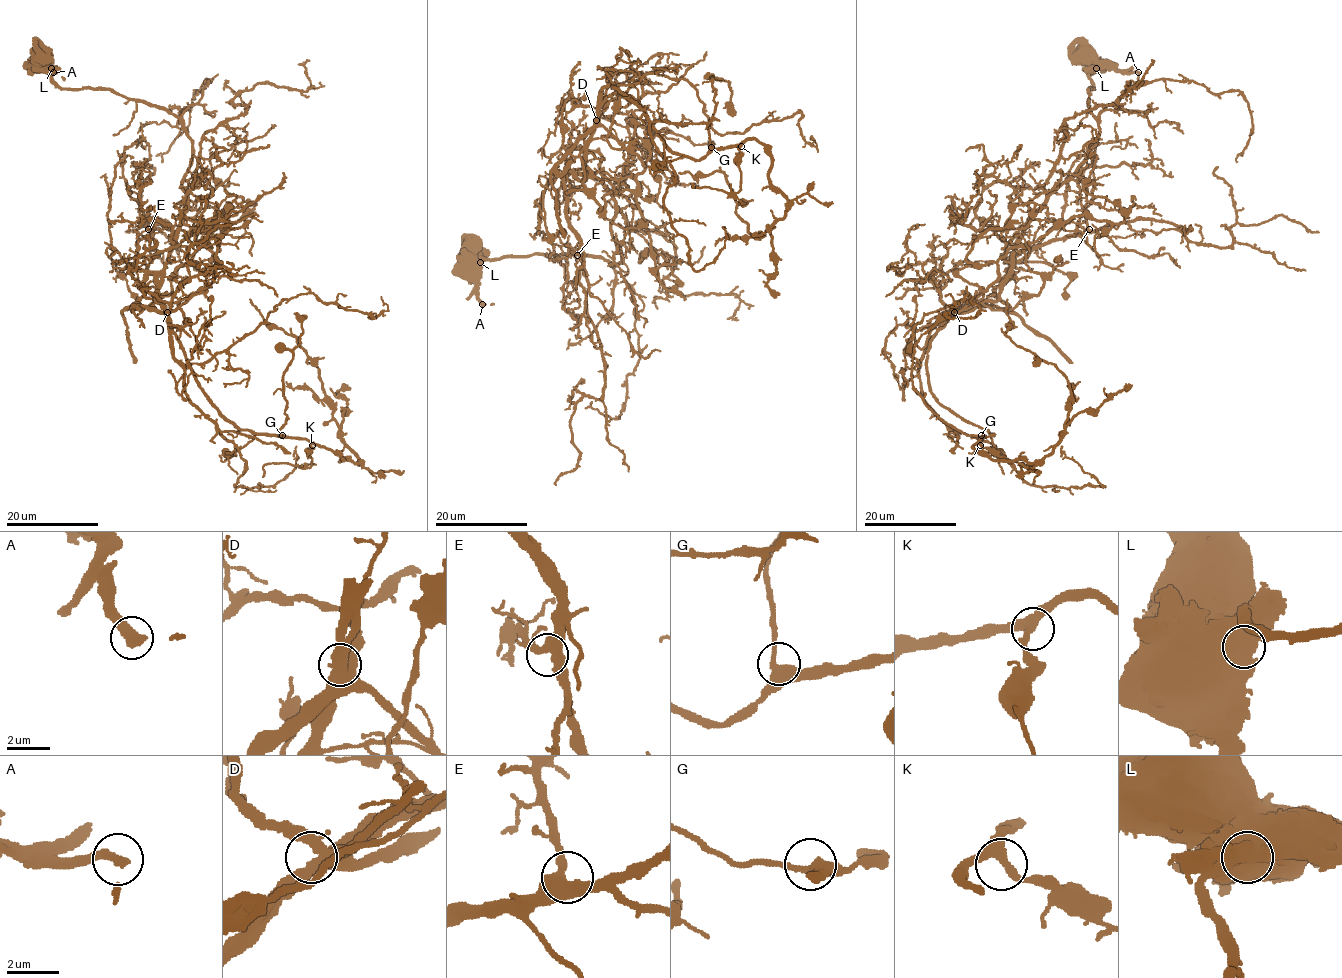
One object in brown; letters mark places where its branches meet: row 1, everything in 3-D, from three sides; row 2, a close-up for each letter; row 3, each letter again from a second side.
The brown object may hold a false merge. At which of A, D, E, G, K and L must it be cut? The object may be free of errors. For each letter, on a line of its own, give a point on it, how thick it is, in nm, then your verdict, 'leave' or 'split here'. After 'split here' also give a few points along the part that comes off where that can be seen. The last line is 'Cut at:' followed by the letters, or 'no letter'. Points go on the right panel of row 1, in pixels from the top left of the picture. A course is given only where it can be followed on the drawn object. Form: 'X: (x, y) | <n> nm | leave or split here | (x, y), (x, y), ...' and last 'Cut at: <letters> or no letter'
A: (1138, 72) | 500 nm | leave
D: (954, 312) | 480 nm | leave
E: (1089, 229) | 380 nm | leave
G: (981, 435) | 400 nm | leave
K: (980, 445) | 320 nm | leave
L: (1096, 68) | 1250 nm | split here | (1095, 68), (1112, 66), (1121, 73), (1138, 73), (1137, 79)
Cut at: L

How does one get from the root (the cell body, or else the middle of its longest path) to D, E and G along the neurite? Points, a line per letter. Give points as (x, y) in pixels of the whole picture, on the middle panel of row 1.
D: (469, 253), (620, 261), (611, 229), (616, 201), (584, 165), (596, 120)
E: (469, 253), (619, 263), (616, 201), (597, 179), (572, 172), (566, 215), (577, 255)
G: (469, 253), (620, 261), (616, 201), (584, 165), (611, 94), (633, 98), (672, 151), (700, 160), (711, 147)

